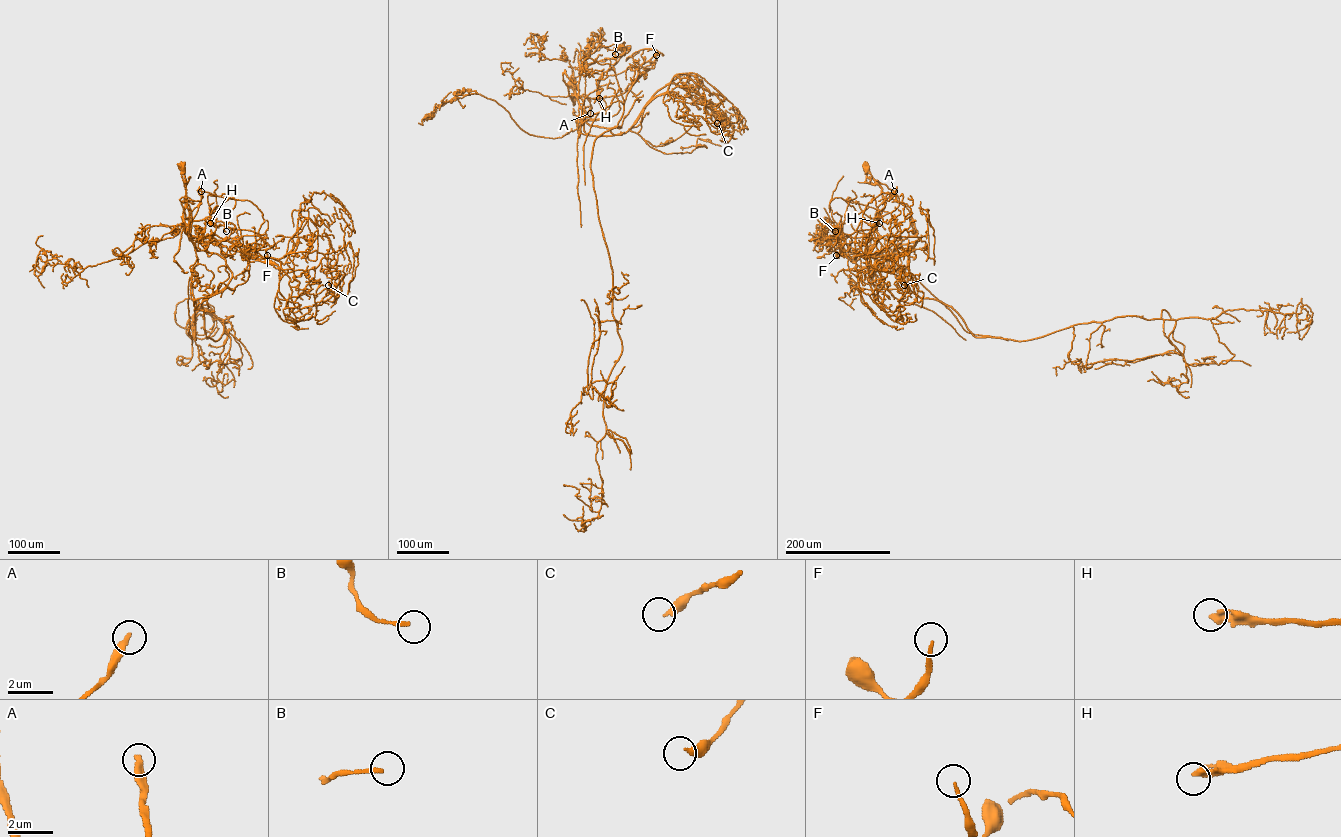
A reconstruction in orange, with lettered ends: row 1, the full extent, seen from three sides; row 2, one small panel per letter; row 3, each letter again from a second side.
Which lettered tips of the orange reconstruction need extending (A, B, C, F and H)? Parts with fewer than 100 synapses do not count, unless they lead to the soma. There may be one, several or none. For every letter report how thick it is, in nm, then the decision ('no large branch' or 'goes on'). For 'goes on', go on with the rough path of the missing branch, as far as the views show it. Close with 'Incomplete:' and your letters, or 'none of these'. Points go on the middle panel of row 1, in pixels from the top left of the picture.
A: calibre 360 nm; no large branch
B: calibre 200 nm; no large branch
C: calibre 360 nm; no large branch
F: calibre 130 nm; no large branch
H: calibre 320 nm; no large branch
Incomplete: none of these

